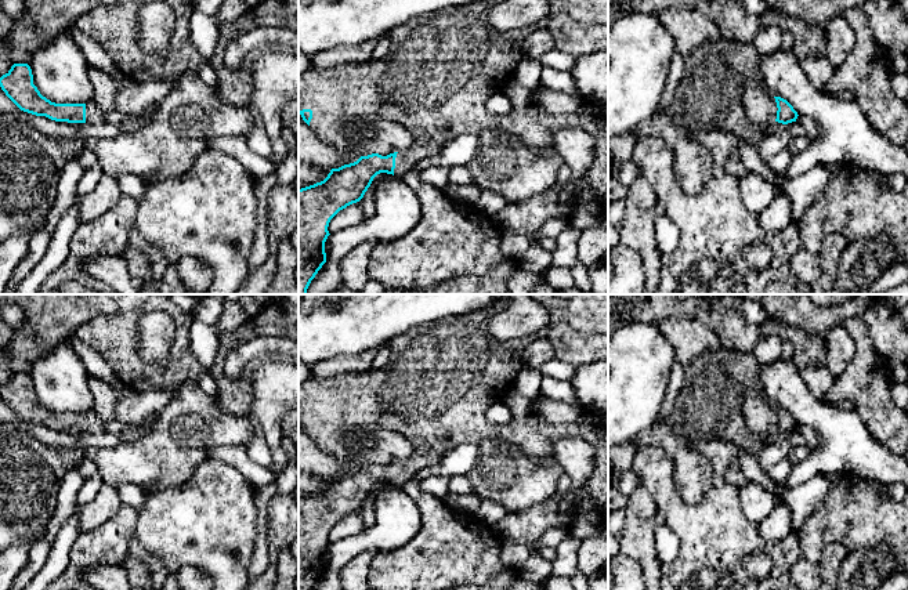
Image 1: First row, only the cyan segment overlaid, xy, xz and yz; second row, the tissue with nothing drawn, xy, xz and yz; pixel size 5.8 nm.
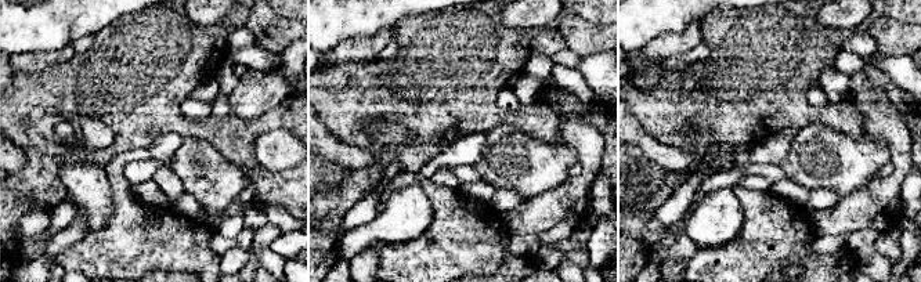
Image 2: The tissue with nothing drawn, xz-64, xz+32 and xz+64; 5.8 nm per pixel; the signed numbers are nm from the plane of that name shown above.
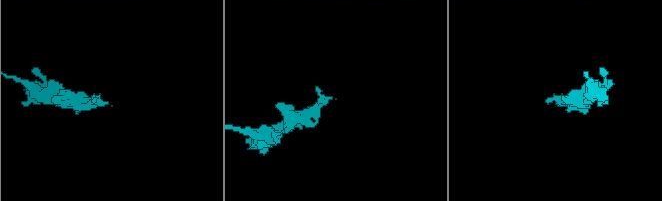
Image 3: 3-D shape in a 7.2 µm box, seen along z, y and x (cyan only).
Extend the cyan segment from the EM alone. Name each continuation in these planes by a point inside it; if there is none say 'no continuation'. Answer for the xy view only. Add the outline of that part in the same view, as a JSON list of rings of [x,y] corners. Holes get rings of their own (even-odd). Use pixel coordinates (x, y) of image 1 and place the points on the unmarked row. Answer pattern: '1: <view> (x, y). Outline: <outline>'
1: xy (94, 424). Outline: [[[94,410],[86,413],[86,432],[93,435],[105,432],[105,423],[95,415]]]

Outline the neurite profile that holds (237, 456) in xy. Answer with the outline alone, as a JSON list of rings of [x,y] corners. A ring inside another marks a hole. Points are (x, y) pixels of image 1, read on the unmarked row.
[[[218,446],[210,450],[210,457],[223,460],[242,473],[256,491],[274,484],[275,474],[254,463],[243,446]]]

